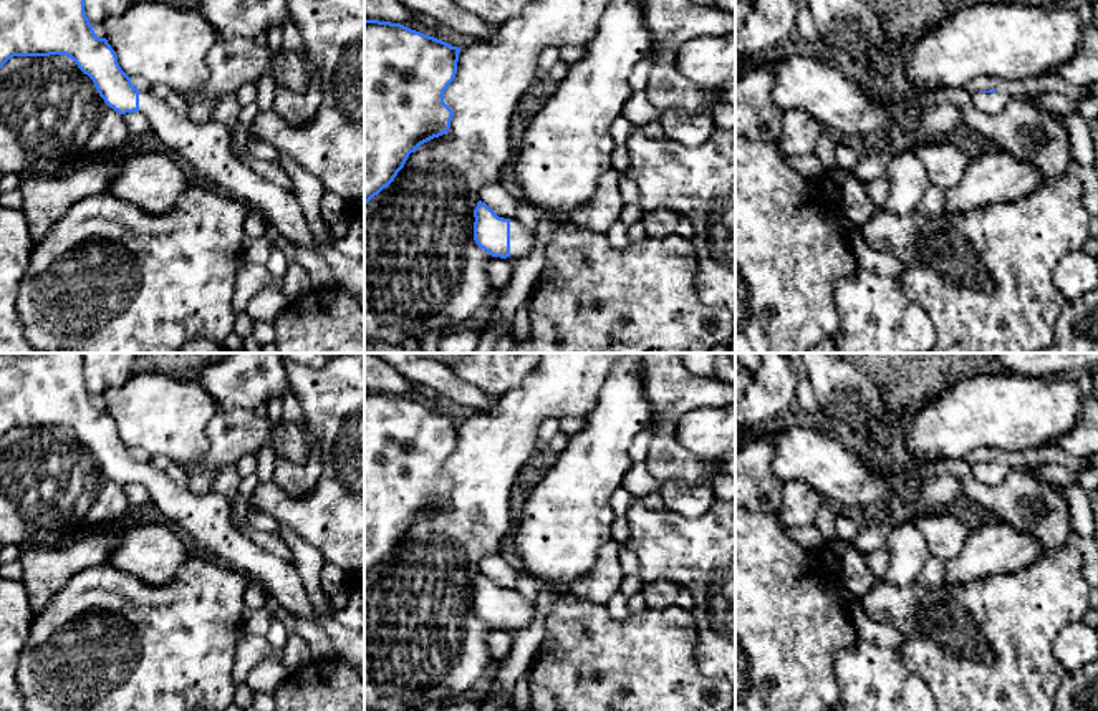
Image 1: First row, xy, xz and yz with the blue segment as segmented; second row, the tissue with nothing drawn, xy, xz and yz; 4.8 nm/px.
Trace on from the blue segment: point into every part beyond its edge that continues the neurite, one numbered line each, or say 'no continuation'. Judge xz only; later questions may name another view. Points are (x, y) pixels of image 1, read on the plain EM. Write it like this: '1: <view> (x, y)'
1: xz (522, 612)

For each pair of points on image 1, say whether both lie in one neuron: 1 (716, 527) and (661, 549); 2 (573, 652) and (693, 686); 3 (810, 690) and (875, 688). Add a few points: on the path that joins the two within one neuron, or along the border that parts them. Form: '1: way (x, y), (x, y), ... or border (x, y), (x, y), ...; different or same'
1: way (703, 541), (694, 549), (674, 549); same
2: way (603, 673), (616, 686), (663, 686); same
3: border (842, 650), (835, 658), (835, 680), (842, 693); different

